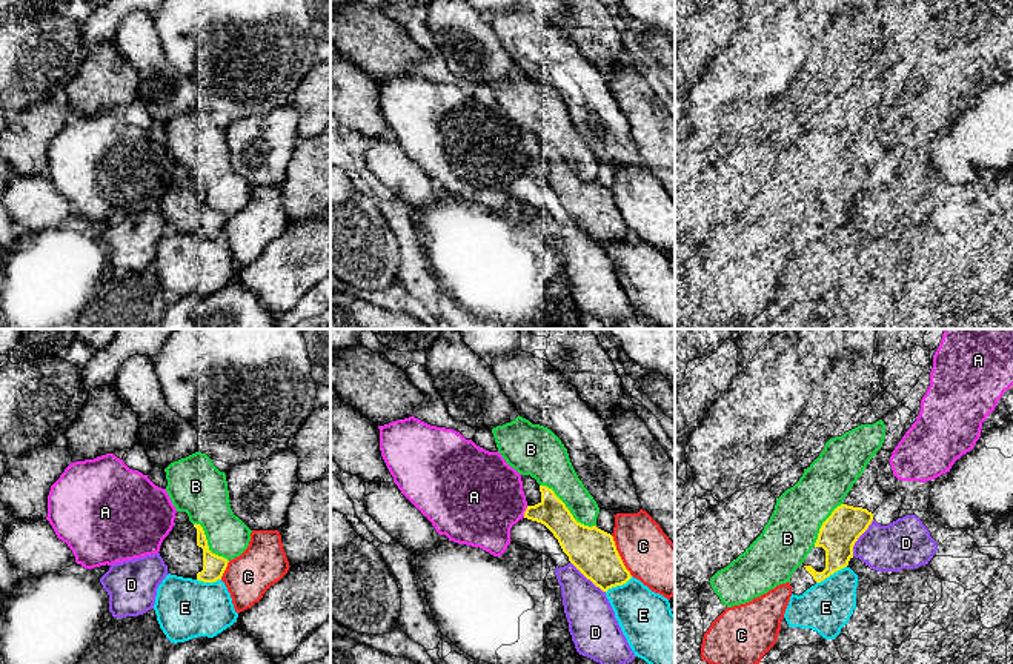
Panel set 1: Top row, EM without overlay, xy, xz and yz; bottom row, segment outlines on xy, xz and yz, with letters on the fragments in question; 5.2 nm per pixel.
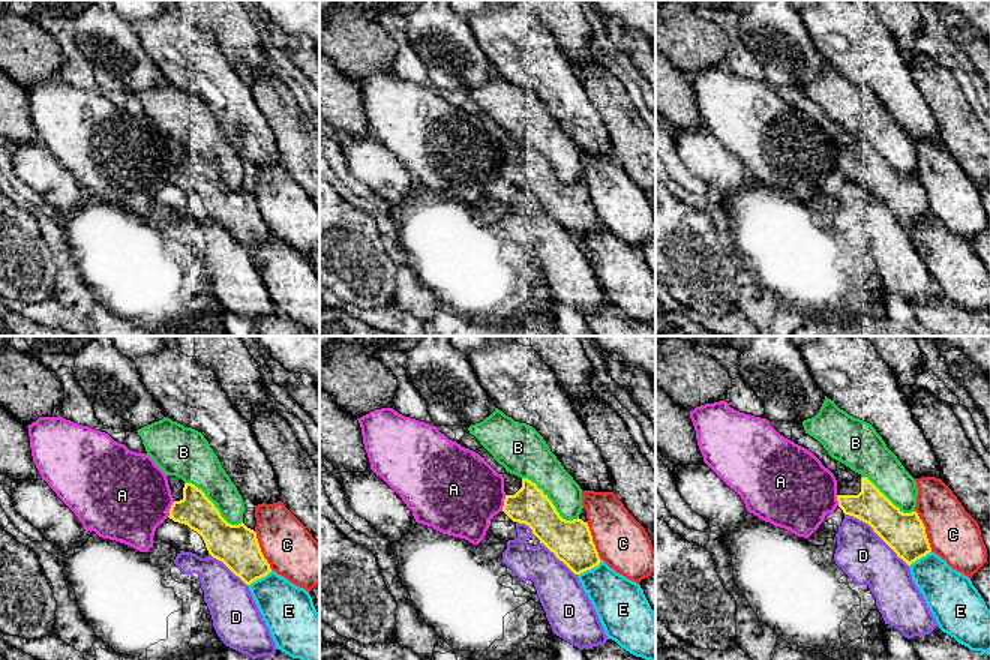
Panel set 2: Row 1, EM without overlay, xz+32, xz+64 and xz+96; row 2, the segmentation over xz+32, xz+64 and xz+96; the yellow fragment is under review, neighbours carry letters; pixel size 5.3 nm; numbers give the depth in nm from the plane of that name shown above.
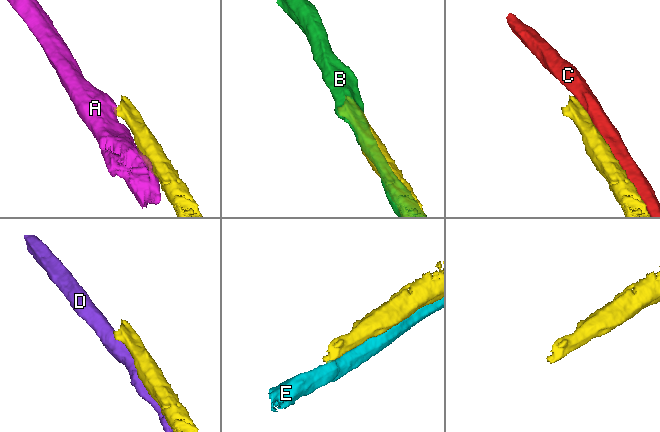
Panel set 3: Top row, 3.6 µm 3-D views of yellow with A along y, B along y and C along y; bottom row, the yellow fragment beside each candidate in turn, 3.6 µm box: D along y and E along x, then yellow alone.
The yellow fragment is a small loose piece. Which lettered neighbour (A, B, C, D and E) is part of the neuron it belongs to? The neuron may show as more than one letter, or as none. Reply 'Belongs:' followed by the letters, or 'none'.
Belongs: none

